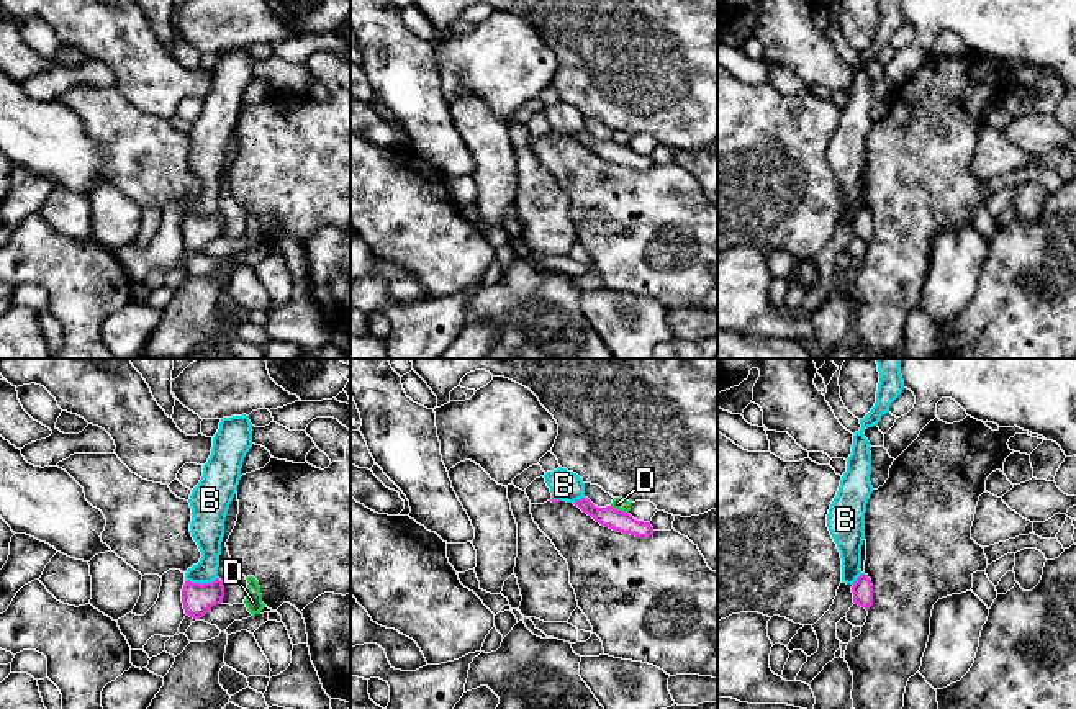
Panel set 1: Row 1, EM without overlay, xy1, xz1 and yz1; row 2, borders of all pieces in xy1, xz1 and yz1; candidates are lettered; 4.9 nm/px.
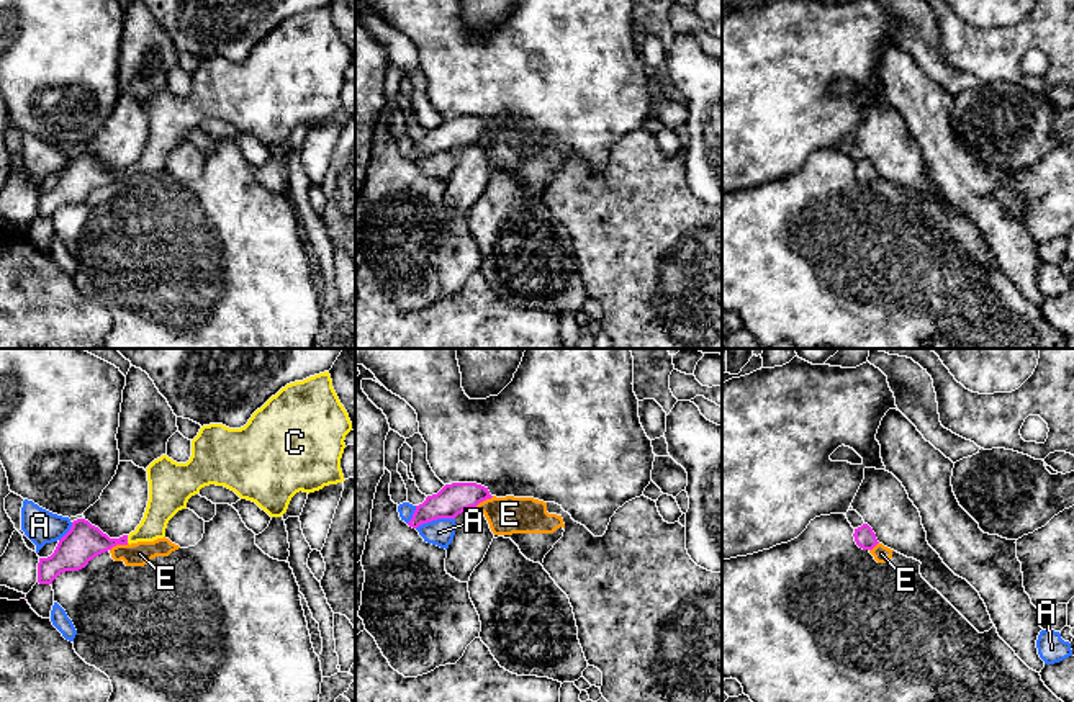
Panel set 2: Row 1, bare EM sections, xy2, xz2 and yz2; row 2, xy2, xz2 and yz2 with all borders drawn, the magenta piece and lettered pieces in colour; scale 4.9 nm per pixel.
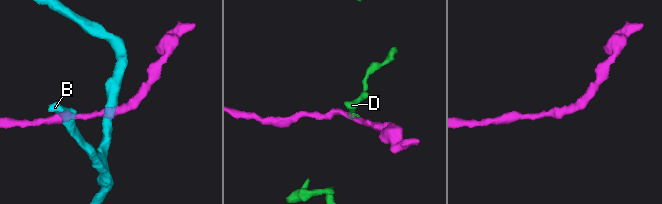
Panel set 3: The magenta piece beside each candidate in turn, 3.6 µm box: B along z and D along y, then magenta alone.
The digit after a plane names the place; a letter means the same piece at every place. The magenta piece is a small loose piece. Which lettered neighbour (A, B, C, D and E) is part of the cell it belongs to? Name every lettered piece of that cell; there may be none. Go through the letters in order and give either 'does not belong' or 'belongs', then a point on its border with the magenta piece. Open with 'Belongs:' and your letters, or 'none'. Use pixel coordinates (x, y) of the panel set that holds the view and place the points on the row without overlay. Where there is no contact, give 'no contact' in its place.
Belongs: C
A: does not belong; meets magenta in xz2 at (434, 152)
B: does not belong; meets magenta in xy1 at (198, 216)
C: belongs; meets magenta in xy2 at (126, 172)
D: does not belong; meets magenta in xz1 at (619, 144)
E: does not belong; meets magenta in xy2 at (118, 177)

